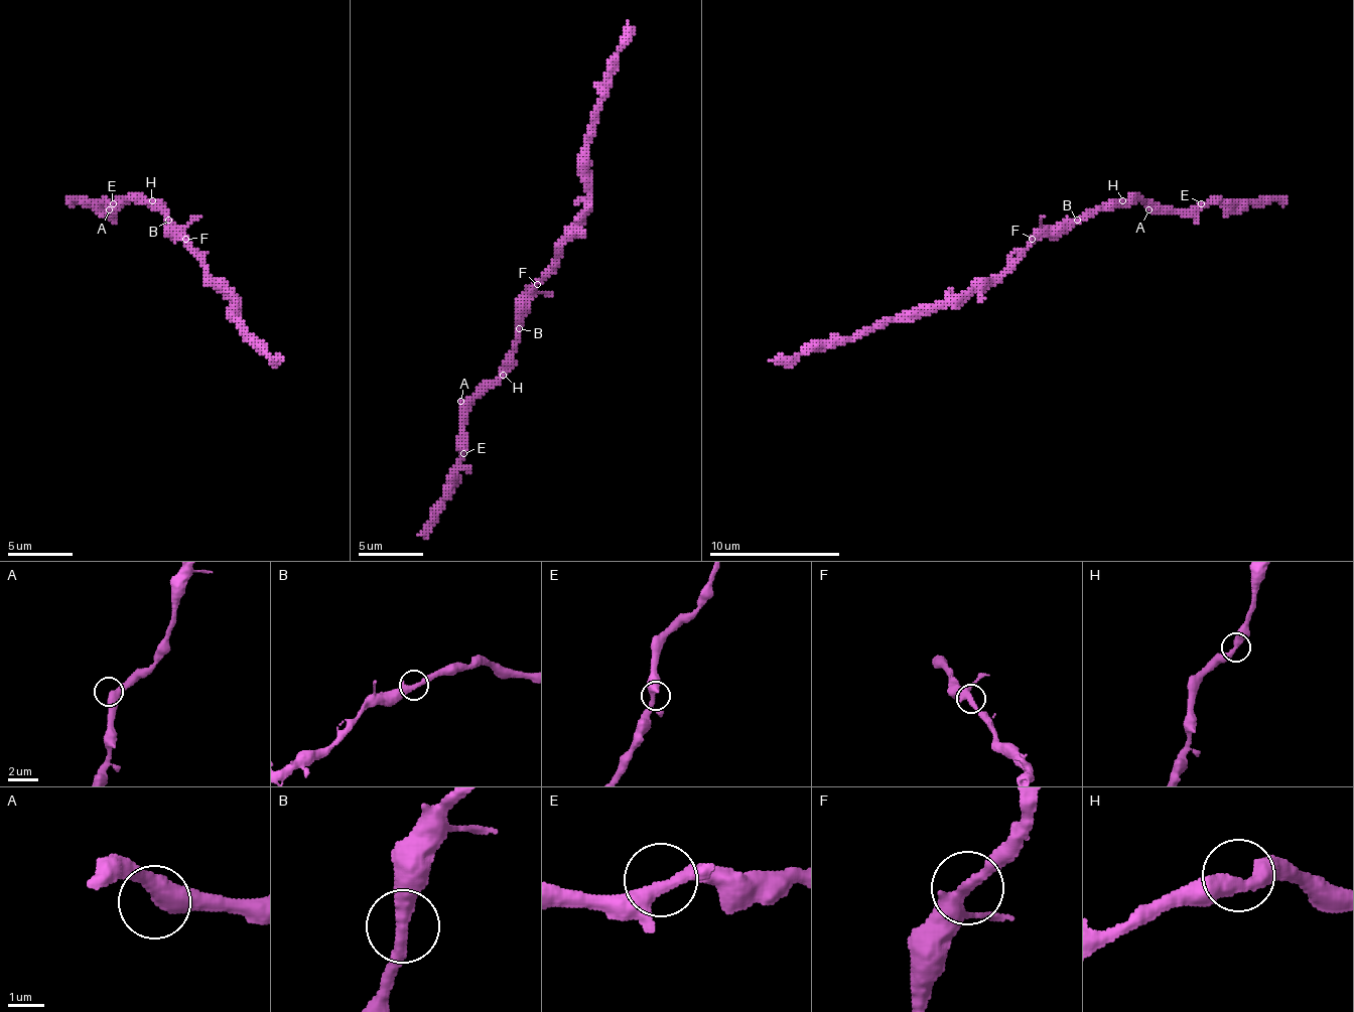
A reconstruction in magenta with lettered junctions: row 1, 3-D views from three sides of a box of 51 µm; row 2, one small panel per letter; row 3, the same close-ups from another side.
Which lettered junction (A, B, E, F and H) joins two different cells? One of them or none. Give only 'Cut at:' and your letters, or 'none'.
Cut at: none

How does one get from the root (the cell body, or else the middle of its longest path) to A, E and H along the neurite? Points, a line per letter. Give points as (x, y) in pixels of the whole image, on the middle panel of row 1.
A: (542, 276), (533, 286), (529, 309), (519, 325), (519, 338), (510, 351), (510, 365), (466, 401), (460, 401)
E: (542, 276), (533, 286), (519, 338), (510, 351), (510, 365), (474, 401), (466, 414), (463, 453)
H: (542, 276), (533, 286), (529, 309), (519, 325), (519, 338), (513, 351), (513, 365), (503, 375)

